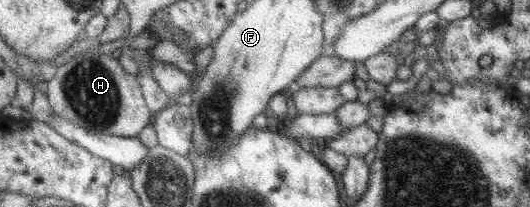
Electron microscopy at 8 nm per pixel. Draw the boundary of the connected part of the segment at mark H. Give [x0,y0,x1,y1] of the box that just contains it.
[44,48,153,137]

